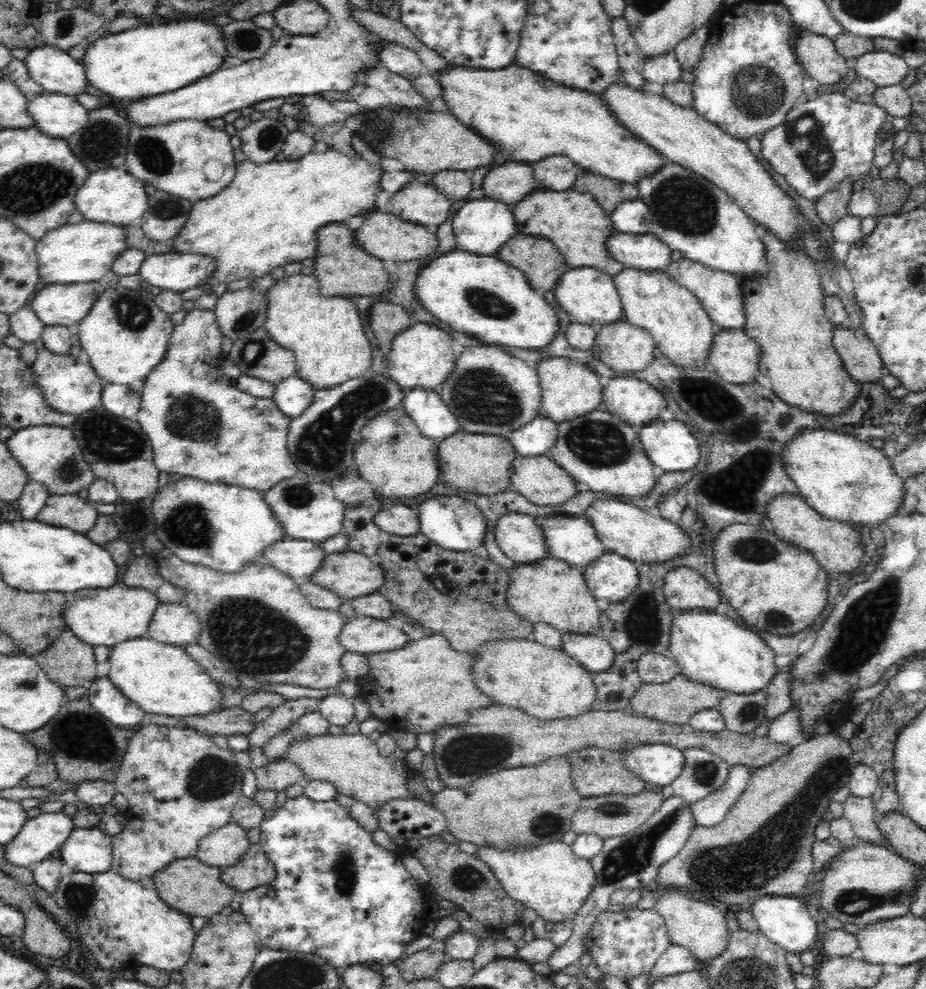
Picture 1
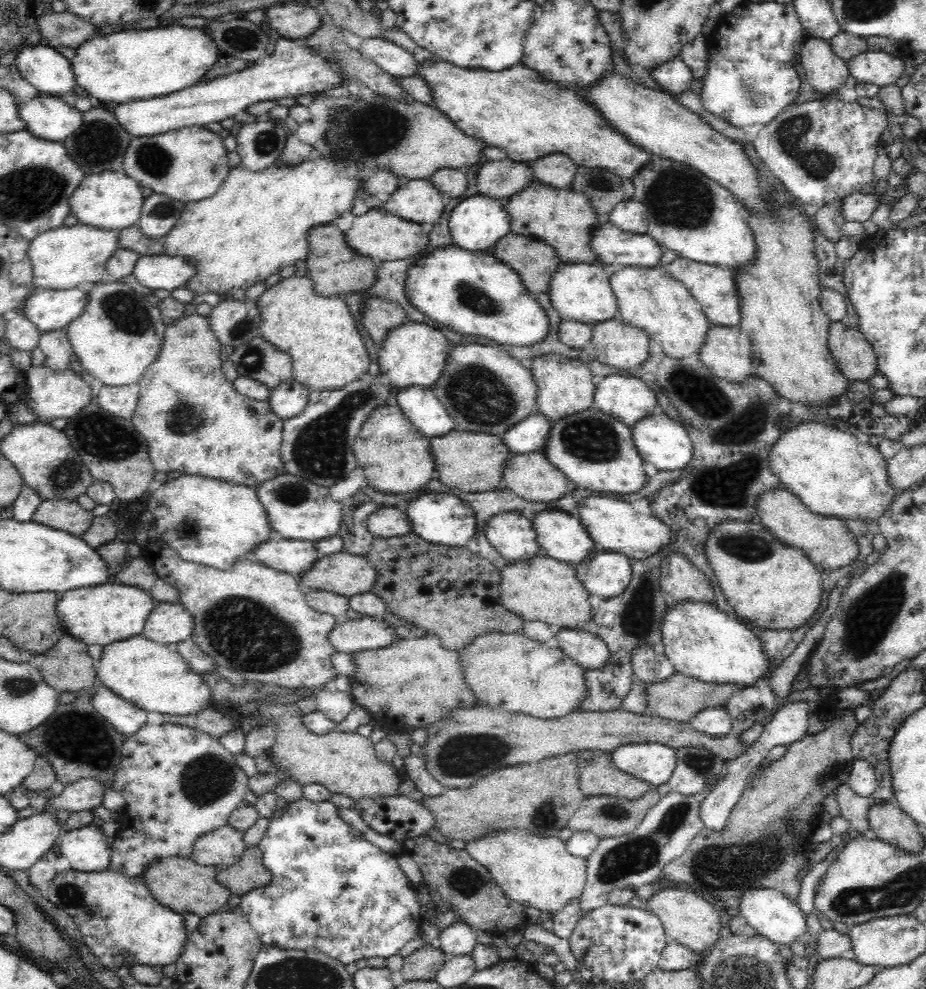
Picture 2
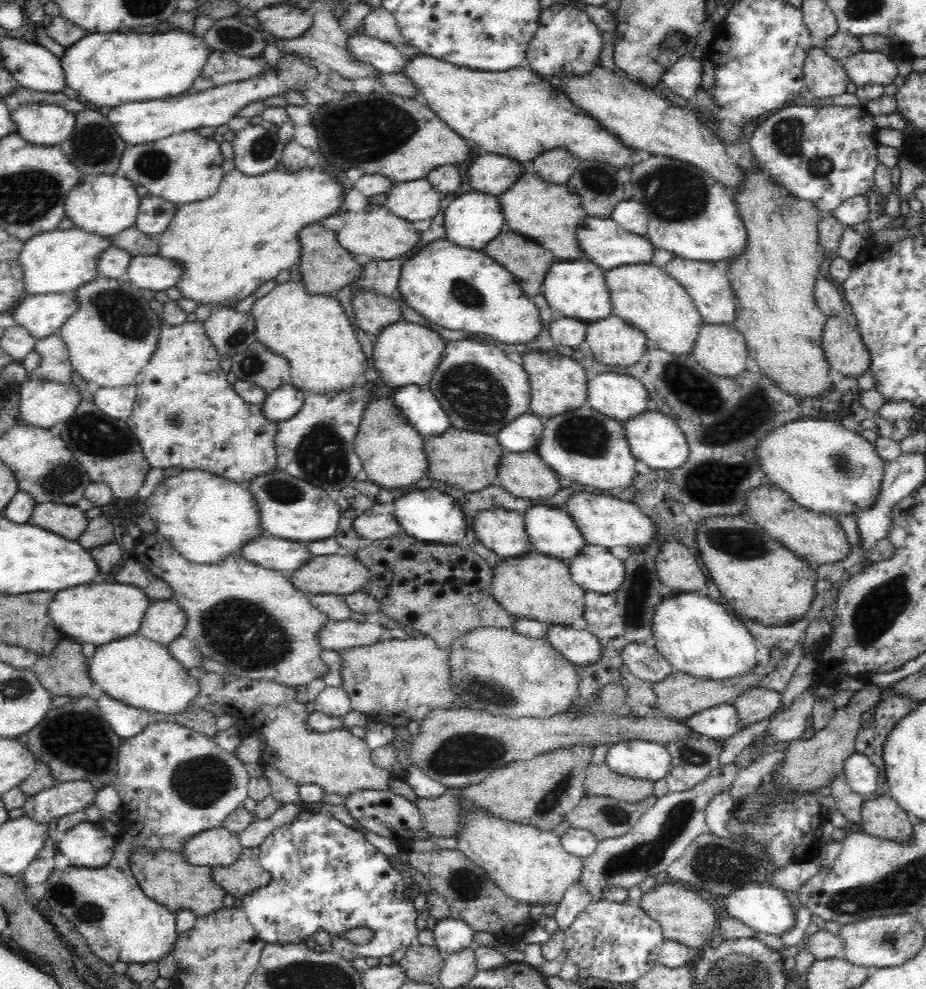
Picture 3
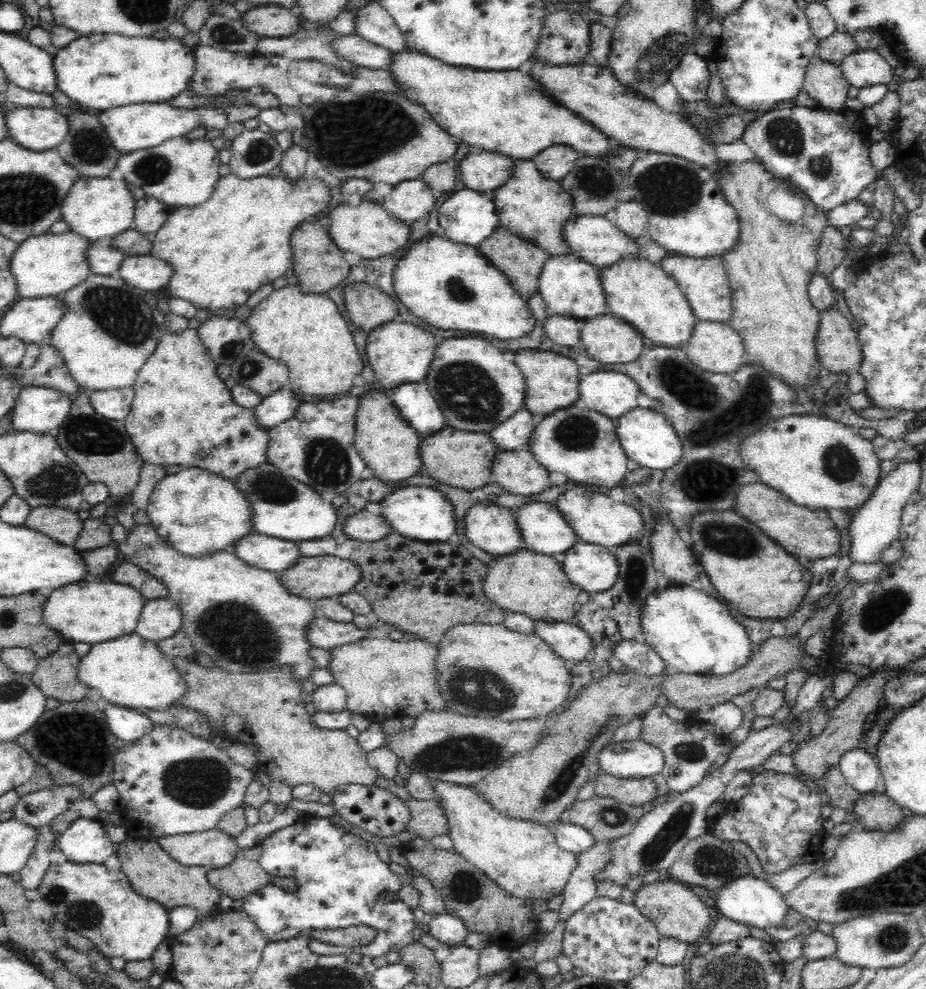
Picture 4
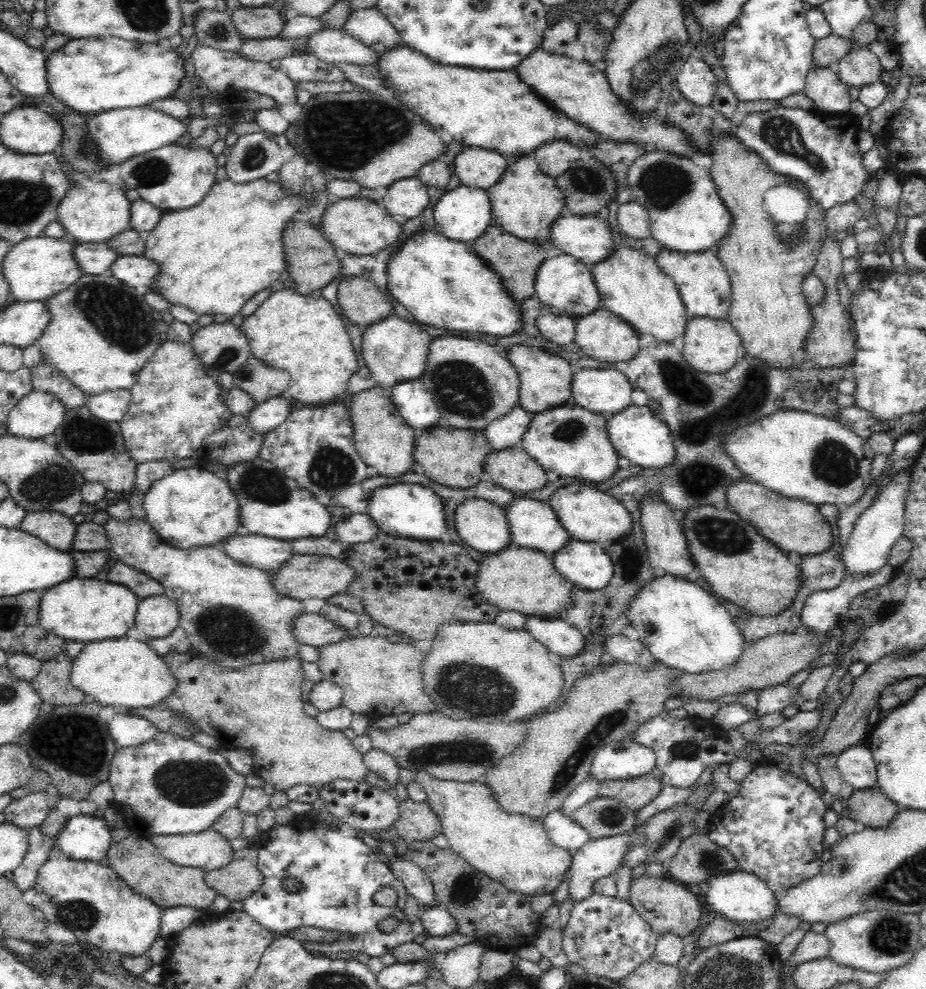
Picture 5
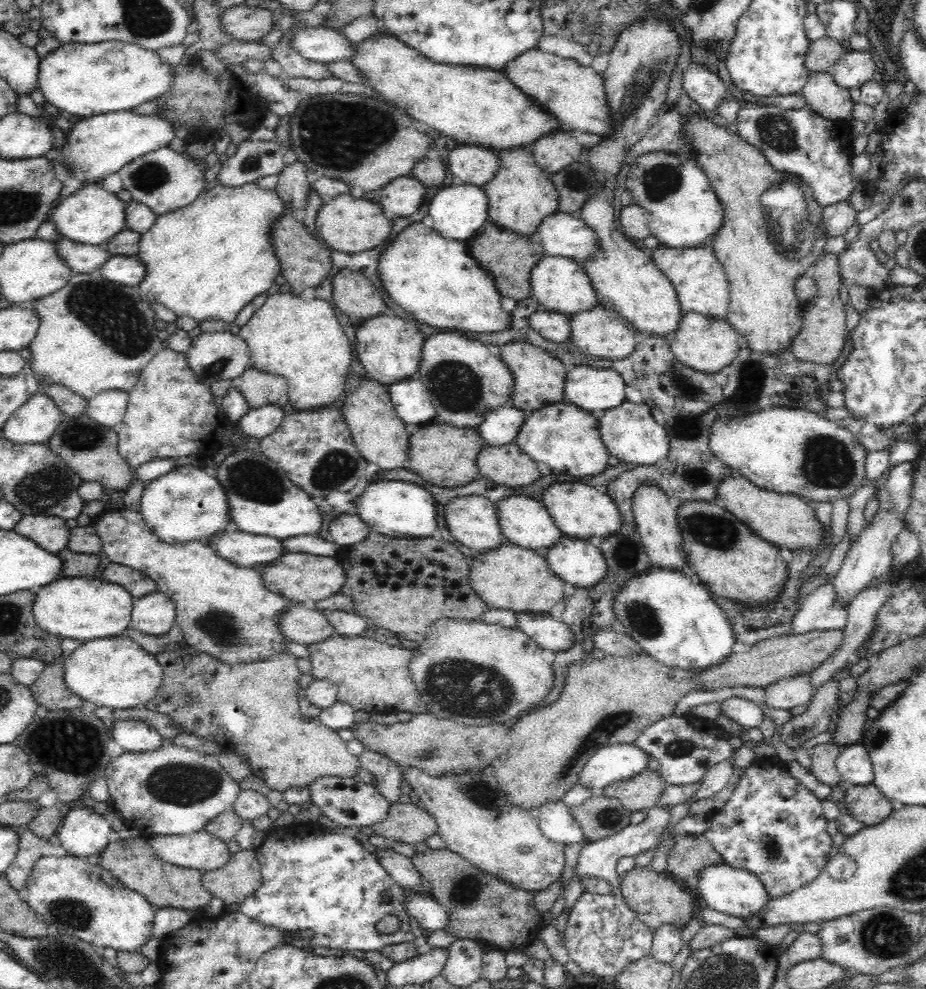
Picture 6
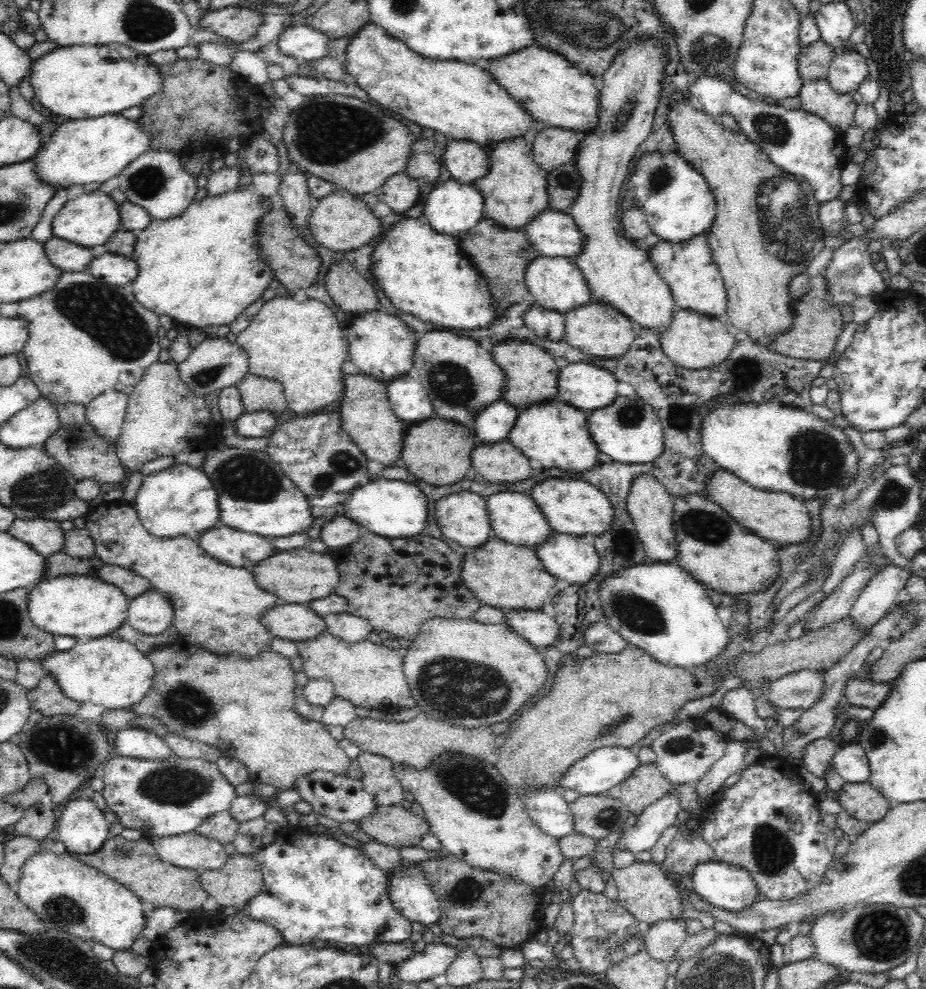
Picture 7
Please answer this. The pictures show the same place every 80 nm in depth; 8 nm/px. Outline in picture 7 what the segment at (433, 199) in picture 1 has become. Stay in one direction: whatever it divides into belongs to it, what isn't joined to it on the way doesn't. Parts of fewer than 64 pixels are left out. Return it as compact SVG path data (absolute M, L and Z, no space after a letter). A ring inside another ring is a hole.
M404 172L392 175L377 191L382 209L391 209L396 214L410 210L420 196L420 181L409 178Z

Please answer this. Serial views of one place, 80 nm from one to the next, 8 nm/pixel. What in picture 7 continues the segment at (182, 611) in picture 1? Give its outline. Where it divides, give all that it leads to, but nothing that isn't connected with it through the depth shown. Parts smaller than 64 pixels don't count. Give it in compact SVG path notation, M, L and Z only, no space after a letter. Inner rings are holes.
M144 591L128 603L126 619L134 630L156 636L171 625L173 612L164 593Z

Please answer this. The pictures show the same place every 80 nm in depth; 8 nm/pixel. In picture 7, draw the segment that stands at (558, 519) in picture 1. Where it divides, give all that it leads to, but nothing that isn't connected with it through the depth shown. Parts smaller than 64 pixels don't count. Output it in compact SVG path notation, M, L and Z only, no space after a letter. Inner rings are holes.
M502 490L502 492L486 496L484 500L487 501L492 536L506 541L508 544L528 545L534 548L538 544L543 544L544 540L547 540L548 536L553 534L553 531L548 527L548 521L544 519L543 512L540 511L540 507L528 494Z

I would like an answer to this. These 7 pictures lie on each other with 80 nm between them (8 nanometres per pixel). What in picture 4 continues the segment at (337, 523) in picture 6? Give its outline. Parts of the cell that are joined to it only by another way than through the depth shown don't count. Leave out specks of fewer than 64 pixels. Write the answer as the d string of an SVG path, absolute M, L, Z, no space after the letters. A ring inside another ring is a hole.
M358 511L354 516L346 519L342 531L348 539L369 543L382 540L386 534L390 533L390 527L384 522L382 515Z

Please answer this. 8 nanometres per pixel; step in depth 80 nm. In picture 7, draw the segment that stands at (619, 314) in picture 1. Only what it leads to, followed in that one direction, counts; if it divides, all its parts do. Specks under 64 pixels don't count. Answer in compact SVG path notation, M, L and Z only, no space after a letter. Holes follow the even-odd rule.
M538 255L527 264L524 270L524 284L528 292L534 296L535 304L544 309L558 313L566 313L576 307L588 305L592 302L590 289L580 269L573 259Z

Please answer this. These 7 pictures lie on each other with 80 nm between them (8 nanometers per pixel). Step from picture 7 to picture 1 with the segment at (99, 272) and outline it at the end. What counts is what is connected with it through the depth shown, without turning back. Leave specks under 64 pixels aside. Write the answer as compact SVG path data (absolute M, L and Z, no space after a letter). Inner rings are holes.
M174 253L145 256L138 268L142 282L158 286L163 291L180 293L188 288L198 287L202 280L208 279L214 270L214 261L200 253Z

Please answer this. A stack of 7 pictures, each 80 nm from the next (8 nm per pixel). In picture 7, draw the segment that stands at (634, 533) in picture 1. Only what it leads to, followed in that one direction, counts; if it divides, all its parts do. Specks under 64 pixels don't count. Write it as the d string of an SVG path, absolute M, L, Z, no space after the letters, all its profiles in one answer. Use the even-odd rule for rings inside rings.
M549 477L536 484L528 495L535 500L543 512L550 530L565 535L588 537L590 534L600 534L610 528L612 507L608 497L589 482L565 477Z

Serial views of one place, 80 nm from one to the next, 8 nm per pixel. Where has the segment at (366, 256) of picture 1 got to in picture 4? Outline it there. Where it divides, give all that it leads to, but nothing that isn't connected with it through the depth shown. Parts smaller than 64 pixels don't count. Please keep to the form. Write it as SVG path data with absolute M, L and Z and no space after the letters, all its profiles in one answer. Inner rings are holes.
M305 221L291 233L292 266L298 278L297 286L303 293L322 294L347 278L351 266L346 262L342 251L328 236L328 228L321 226L317 221Z

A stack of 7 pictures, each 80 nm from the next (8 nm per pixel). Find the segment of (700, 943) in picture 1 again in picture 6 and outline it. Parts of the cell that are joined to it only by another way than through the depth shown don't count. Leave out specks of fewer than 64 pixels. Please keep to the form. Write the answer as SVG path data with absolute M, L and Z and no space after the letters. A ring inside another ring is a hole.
M635 866L618 878L620 880L619 896L636 913L636 917L652 931L662 924L670 924L681 930L693 918L692 898L672 879L668 879L664 872L656 872L650 866L646 868Z

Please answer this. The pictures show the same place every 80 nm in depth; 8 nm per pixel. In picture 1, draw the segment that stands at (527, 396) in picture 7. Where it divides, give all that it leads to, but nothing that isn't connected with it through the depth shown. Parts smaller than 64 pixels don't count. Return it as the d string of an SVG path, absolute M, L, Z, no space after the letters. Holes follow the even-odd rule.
M548 358L538 362L539 386L541 390L541 406L546 417L555 423L572 420L586 412L600 408L602 386L599 384L598 371L592 371L586 366L580 366L568 358Z

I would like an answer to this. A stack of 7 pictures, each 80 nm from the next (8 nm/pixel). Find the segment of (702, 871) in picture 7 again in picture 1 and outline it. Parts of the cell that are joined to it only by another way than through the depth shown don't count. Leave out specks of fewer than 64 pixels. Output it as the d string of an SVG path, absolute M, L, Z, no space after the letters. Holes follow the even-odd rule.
M774 894L758 896L756 900L750 901L748 911L752 913L759 932L762 932L768 940L785 951L804 952L804 950L812 950L816 946L816 922L808 913L806 904L798 897L776 896Z

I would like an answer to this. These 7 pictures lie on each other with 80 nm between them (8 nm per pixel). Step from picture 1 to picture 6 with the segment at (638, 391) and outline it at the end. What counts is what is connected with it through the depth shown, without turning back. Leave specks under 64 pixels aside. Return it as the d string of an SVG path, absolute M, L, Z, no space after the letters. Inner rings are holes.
M580 365L567 371L563 400L589 413L607 411L623 403L624 387L624 380L618 372Z

